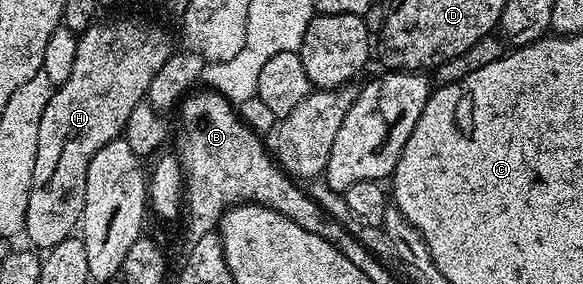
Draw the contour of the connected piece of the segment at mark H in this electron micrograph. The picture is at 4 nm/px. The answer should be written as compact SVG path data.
M97 20L79 35L78 56L74 56L74 68L70 77L53 89L44 103L42 116L35 123L38 128L38 144L32 165L30 200L26 204L26 220L23 233L37 251L46 252L54 244L73 237L72 230L81 225L86 200L86 172L90 172L90 160L98 148L106 148L113 140L123 135L130 120L130 112L148 97L150 80L158 76L158 68L174 52L168 34L160 26L148 22L103 22Z

